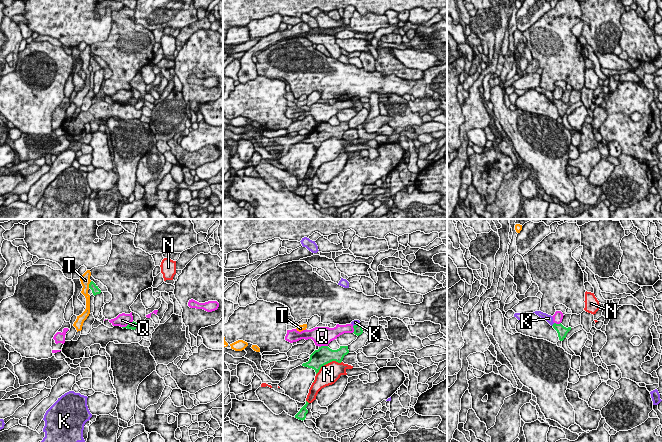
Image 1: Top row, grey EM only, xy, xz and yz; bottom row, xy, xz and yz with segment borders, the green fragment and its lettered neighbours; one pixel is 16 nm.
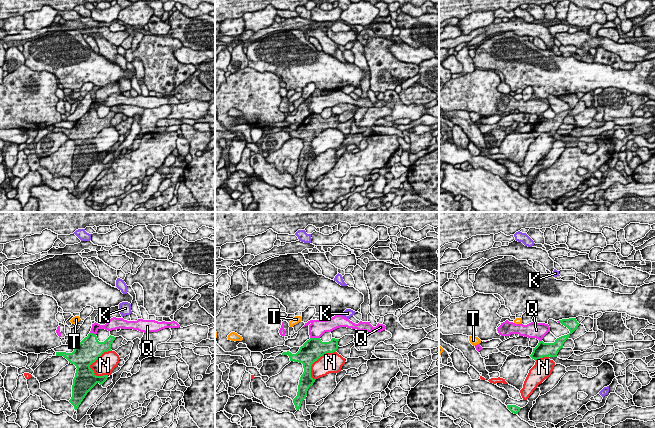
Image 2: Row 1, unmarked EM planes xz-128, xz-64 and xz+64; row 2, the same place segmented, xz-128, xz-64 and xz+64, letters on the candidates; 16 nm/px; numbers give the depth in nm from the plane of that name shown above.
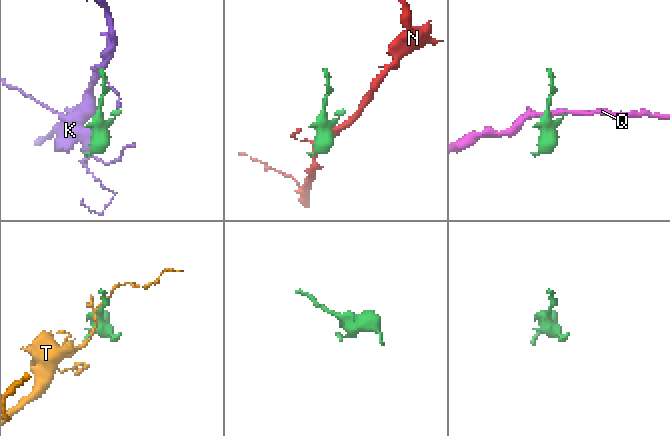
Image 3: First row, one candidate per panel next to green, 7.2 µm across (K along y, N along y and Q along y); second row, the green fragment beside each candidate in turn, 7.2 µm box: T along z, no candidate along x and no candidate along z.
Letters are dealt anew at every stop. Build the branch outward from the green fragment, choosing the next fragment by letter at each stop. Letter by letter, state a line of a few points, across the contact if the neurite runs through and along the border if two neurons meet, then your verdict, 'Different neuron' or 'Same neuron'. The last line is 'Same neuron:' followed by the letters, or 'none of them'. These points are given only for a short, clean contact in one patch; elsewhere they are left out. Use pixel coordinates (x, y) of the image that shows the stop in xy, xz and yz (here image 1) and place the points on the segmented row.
K: Line: yz (554, 323), (551, 325). Different neuron
N: Different neuron
Q: Different neuron
T: Different neuron
Same neuron: none of them

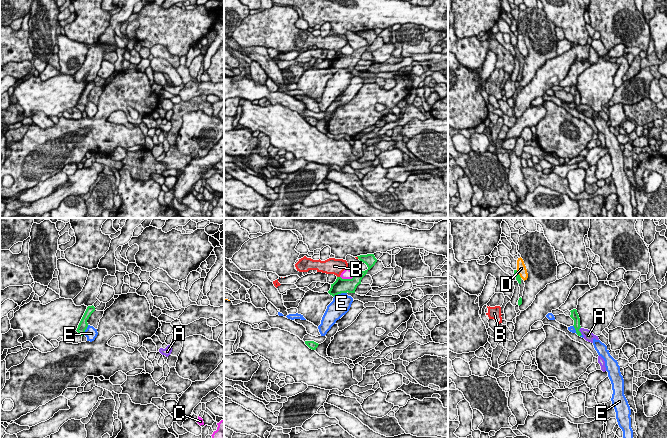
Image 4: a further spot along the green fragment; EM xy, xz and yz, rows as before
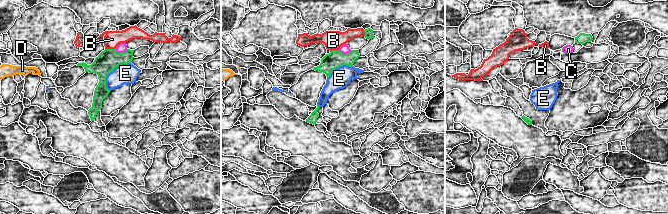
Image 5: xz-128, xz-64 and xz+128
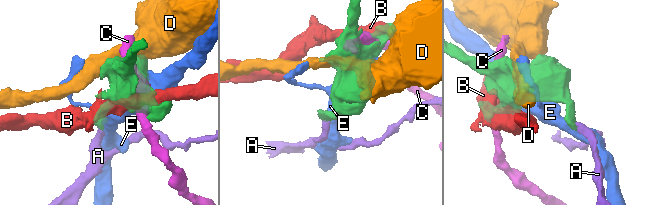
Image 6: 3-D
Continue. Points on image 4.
A: Line: yz (575, 316), (579, 331), (588, 335). Same neuron
B: Different neuron
C: Different neuron
D: Different neuron
E: Different neuron
Same neuron: A

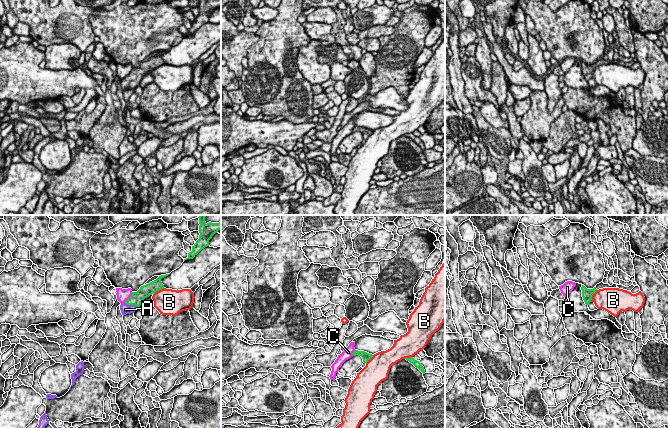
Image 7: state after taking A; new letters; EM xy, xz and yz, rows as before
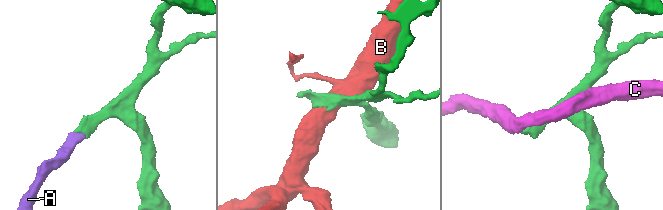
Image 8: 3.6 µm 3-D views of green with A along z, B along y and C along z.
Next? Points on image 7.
A: Line: xy (136, 298), (131, 304), (125, 309). Same neuron
B: Different neuron
C: Line: xy (132, 292), (124, 302). Different neuron
Same neuron: A

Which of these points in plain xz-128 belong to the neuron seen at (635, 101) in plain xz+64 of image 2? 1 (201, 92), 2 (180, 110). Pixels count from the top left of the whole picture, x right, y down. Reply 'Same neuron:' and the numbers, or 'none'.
Same neuron: 1

